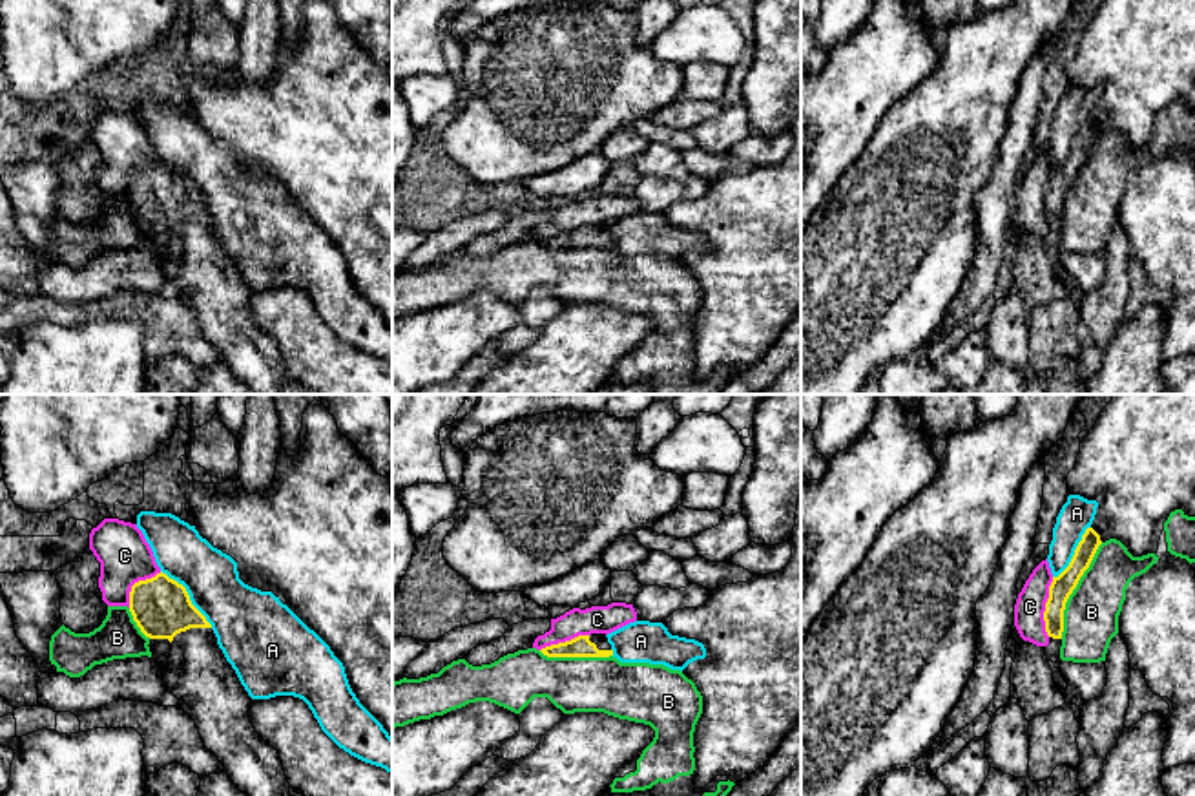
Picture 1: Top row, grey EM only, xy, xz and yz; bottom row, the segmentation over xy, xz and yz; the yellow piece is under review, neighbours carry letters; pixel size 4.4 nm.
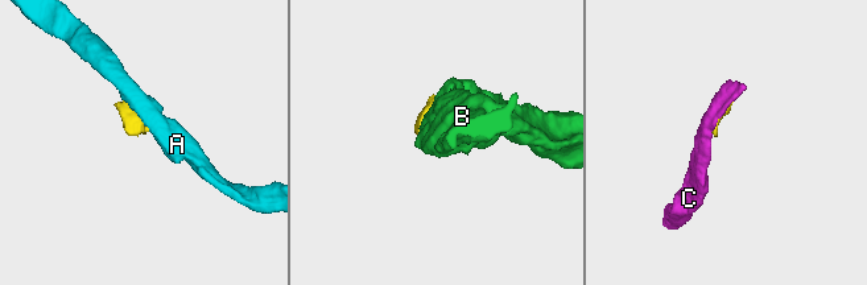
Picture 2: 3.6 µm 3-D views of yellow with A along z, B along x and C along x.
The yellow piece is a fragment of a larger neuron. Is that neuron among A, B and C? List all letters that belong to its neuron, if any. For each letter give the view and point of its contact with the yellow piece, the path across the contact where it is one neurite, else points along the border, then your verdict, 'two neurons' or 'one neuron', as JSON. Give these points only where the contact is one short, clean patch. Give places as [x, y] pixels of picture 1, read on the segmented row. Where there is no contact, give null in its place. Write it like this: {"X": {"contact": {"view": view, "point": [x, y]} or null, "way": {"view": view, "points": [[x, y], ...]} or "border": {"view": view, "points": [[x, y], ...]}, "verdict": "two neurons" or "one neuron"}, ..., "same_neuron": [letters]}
{"A": {"contact": {"view": "xy", "point": [188, 596]}, "verdict": "two neurons"}, "B": {"contact": {"view": "yz", "point": [1073, 588]}, "verdict": "two neurons"}, "C": {"contact": {"view": "yz", "point": [1046, 607]}, "verdict": "two neurons"}, "same_neuron": []}

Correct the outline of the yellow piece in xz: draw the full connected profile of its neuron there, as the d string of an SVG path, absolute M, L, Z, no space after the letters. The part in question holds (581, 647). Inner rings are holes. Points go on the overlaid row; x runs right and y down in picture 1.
M606 634L578 635L571 641L540 650L547 657L609 657L613 655Z

